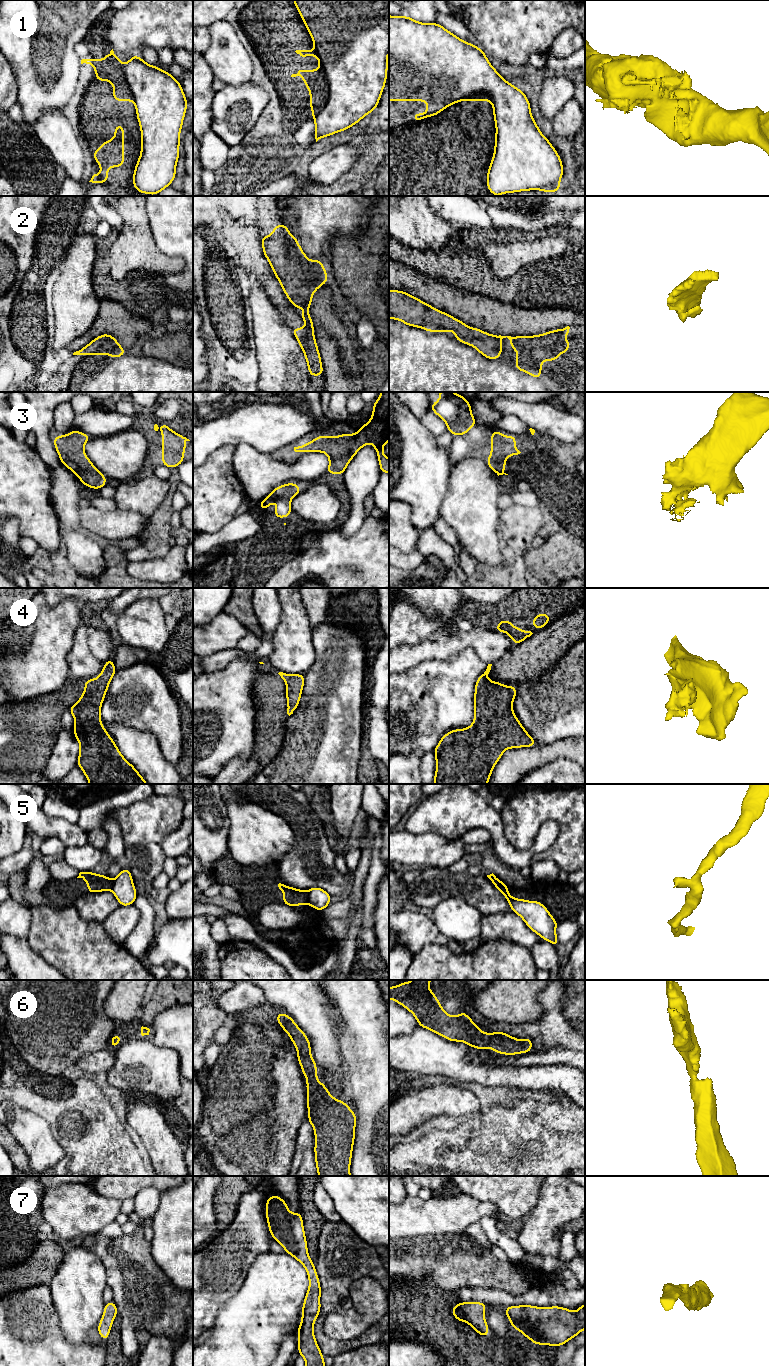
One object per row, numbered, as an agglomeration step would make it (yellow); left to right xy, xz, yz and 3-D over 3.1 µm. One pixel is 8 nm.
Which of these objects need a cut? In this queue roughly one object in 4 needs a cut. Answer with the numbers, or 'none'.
5

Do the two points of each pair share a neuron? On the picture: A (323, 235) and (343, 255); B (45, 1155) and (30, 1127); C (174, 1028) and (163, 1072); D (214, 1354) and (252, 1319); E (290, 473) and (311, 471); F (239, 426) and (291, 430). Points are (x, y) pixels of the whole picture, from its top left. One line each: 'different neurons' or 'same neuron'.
A: different neurons
B: same neuron
C: different neurons
D: same neuron
E: same neuron
F: same neuron

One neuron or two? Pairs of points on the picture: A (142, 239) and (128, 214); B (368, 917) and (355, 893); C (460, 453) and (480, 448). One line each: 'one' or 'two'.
A: one
B: two
C: one

